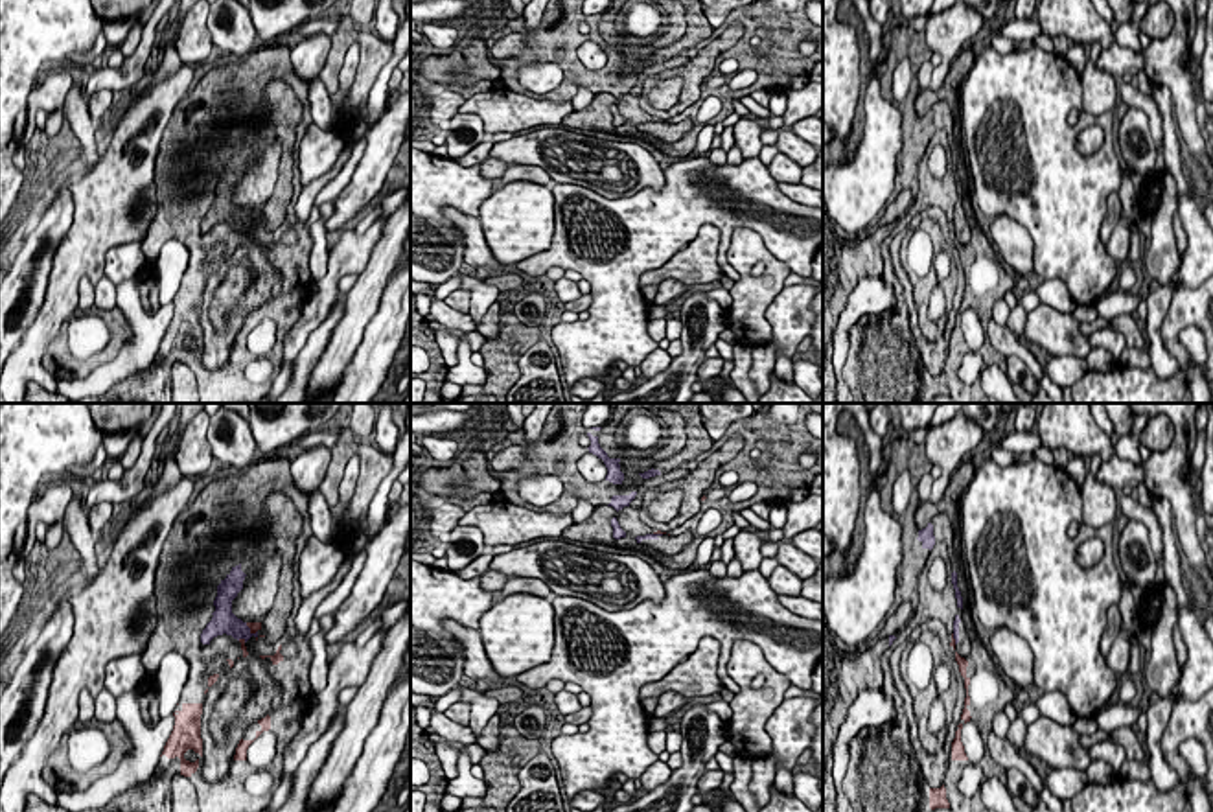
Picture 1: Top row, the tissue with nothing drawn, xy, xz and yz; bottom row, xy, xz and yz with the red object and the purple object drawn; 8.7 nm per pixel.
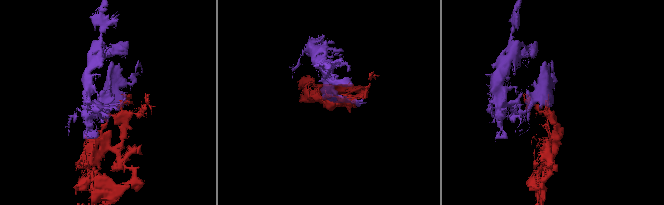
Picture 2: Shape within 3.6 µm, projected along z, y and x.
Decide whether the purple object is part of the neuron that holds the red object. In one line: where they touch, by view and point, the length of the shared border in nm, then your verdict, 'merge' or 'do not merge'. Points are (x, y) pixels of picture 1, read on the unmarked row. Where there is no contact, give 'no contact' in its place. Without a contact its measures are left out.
meets red in xy at (251, 218); contact 180 nm long; do not merge

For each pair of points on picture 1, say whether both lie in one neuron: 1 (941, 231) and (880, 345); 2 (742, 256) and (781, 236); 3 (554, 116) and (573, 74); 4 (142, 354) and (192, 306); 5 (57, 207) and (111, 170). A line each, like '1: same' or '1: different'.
1: same
2: different
3: different
4: different
5: different

